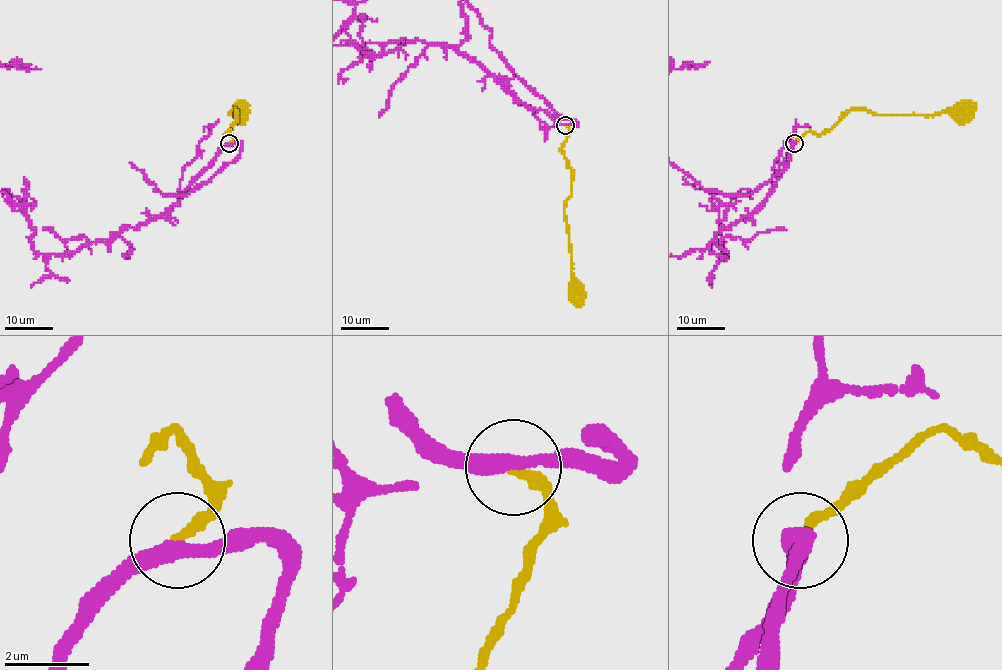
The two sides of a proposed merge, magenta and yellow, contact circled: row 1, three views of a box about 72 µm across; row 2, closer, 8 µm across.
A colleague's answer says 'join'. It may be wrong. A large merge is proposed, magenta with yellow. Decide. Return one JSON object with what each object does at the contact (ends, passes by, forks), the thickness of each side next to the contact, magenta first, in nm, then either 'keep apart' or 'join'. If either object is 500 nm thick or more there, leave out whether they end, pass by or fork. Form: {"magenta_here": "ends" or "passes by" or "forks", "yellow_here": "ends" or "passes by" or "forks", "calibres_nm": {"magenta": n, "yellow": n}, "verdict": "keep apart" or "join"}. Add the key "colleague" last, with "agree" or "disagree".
{"magenta_here": "passes by", "yellow_here": "ends", "calibres_nm": {"magenta": 340, "yellow": 260}, "verdict": "join", "colleague": "agree"}

